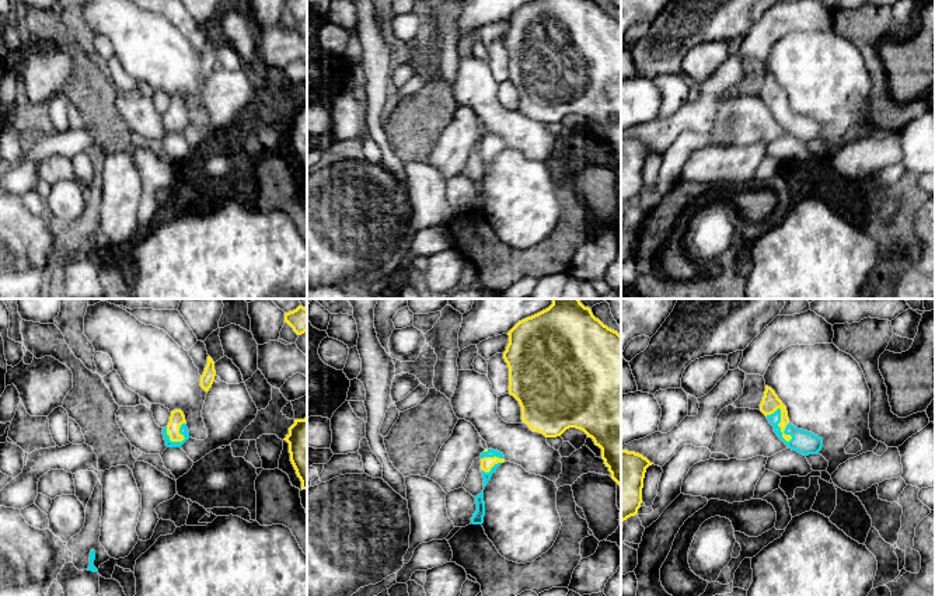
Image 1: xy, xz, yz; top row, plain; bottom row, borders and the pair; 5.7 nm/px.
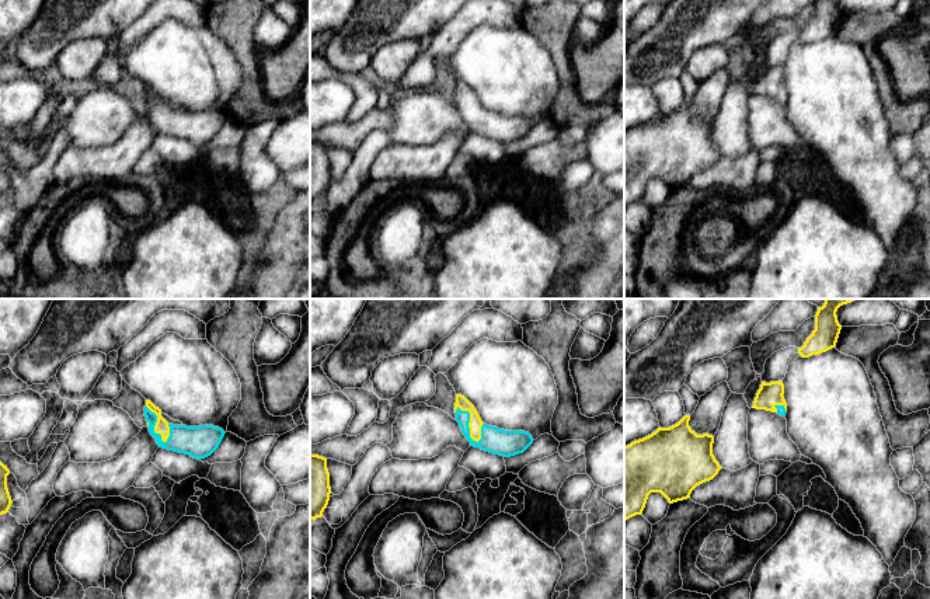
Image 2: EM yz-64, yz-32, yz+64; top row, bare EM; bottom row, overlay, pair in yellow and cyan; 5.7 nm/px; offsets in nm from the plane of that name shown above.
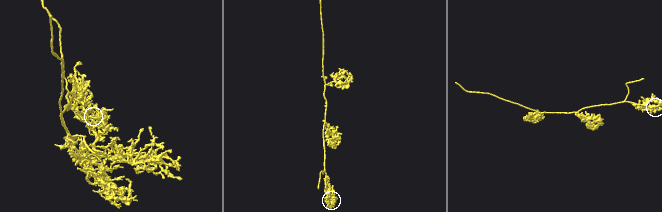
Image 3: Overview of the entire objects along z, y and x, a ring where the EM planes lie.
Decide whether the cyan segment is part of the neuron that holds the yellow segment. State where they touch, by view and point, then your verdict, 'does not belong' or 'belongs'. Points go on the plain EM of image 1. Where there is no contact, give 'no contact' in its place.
yz (781, 104) | belongs

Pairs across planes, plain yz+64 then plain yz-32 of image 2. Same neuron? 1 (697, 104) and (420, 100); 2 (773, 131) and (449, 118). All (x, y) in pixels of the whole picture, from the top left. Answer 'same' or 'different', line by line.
1: different
2: same

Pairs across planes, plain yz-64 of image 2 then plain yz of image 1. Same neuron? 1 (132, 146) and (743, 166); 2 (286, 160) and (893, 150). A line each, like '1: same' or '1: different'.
1: same
2: different

